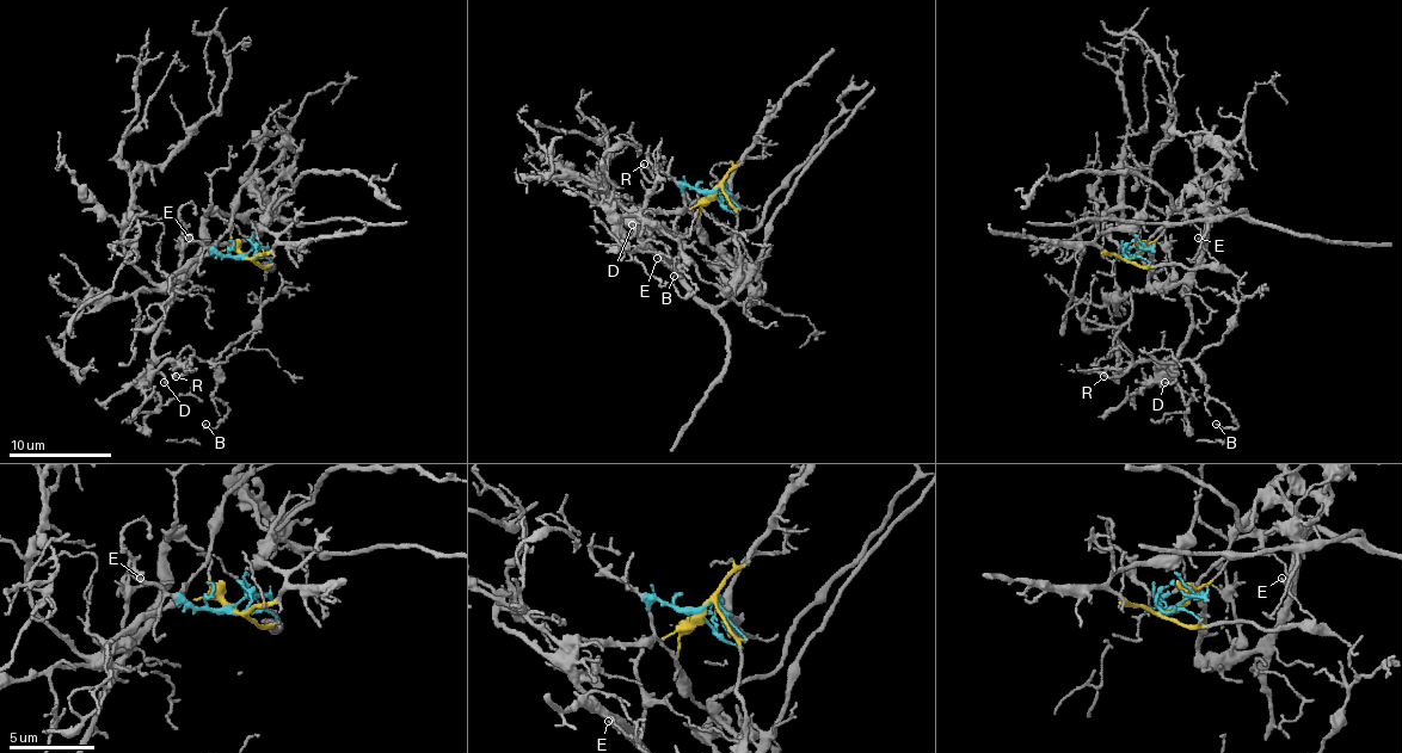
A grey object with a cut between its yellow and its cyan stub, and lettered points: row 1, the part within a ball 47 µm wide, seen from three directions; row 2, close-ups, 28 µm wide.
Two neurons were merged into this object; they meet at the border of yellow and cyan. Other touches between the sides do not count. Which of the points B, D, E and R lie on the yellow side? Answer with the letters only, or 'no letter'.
no letter

